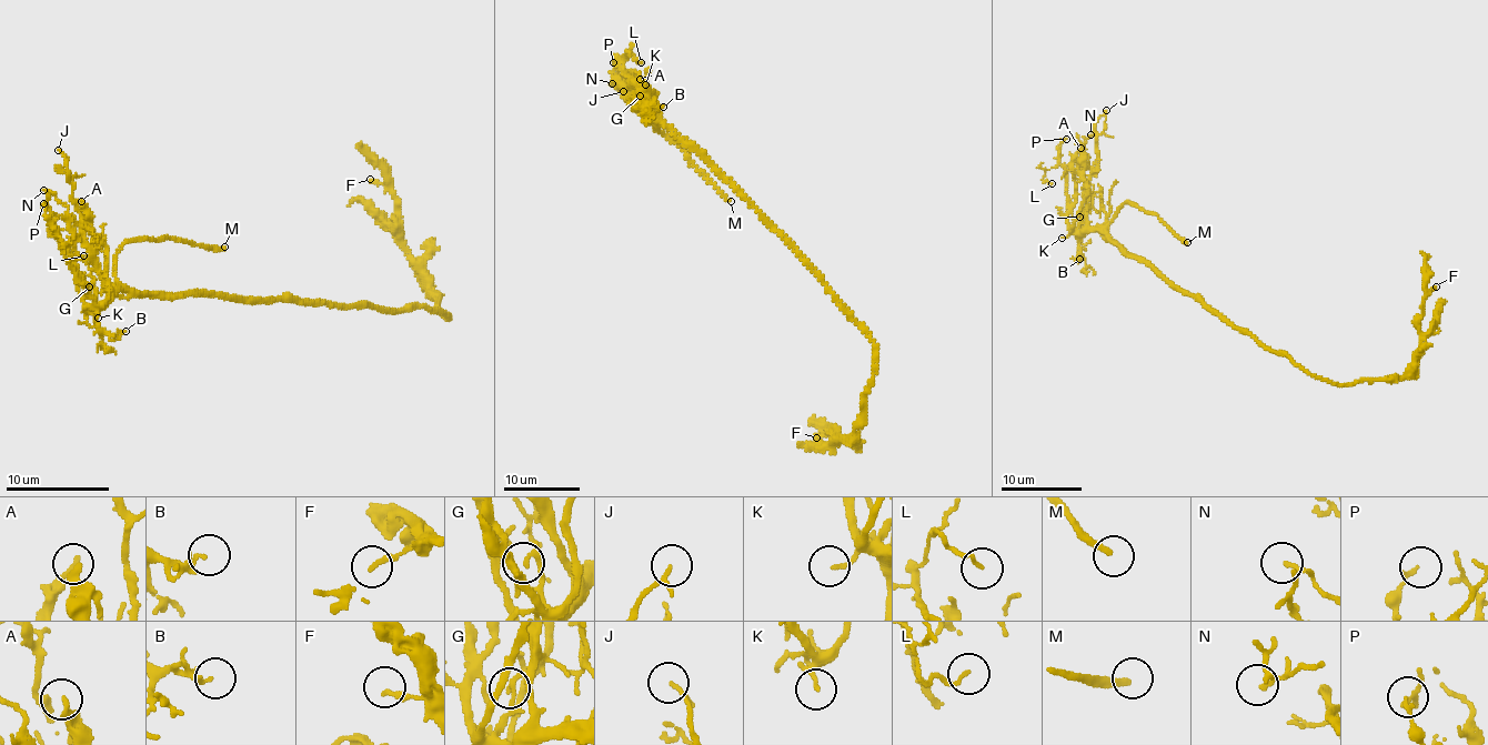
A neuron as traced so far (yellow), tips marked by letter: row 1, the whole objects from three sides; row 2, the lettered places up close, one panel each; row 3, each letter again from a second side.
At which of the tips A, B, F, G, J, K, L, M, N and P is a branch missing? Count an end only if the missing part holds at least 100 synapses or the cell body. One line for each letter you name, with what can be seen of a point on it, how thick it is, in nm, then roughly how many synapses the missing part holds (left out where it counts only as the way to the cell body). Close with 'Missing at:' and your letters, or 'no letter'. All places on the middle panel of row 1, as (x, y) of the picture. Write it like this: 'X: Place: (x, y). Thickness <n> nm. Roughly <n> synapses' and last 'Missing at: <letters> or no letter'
M: Place: (731, 201). Thickness 240 nm
Missing at: M

